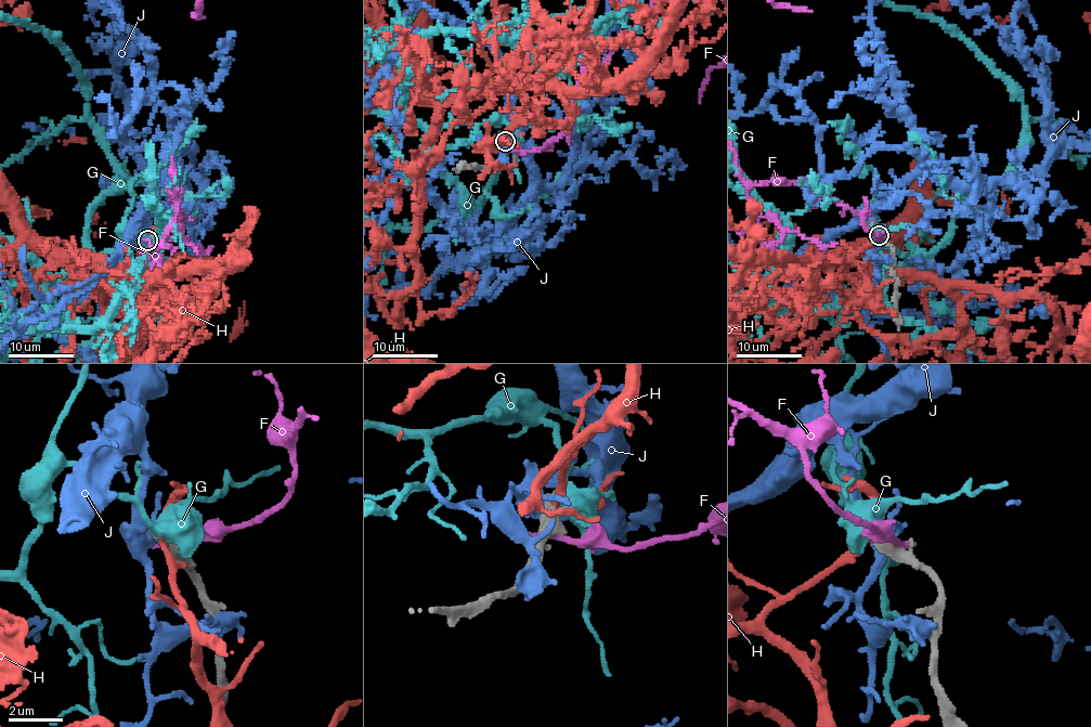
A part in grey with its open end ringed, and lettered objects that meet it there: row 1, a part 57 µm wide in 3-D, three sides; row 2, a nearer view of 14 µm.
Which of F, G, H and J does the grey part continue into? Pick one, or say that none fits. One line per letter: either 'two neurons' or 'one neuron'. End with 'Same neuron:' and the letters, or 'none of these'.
F: two neurons
G: two neurons
H: two neurons
J: two neurons
Same neuron: none of these

